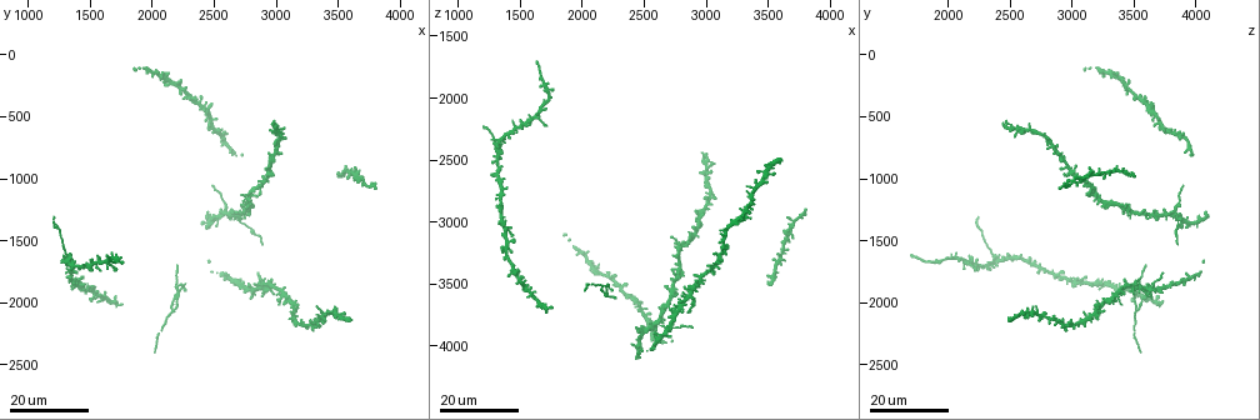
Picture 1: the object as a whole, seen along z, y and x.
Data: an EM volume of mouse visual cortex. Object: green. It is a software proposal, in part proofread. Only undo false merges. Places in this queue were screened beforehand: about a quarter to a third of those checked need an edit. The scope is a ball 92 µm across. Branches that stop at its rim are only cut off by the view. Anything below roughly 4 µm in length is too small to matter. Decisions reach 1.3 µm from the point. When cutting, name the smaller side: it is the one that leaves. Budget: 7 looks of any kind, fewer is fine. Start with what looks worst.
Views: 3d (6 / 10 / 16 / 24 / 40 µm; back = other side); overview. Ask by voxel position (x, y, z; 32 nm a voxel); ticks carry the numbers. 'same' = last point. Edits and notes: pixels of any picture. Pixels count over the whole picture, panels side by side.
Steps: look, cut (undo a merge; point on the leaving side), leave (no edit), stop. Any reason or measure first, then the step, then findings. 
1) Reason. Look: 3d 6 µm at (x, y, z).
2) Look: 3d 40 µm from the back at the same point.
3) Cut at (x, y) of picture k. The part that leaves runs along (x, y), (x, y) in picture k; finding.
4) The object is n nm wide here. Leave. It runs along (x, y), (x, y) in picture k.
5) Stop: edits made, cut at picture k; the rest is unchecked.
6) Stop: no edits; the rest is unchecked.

Three arms meet. Look: 3d 16 µm at (2160, 2060, 3500).

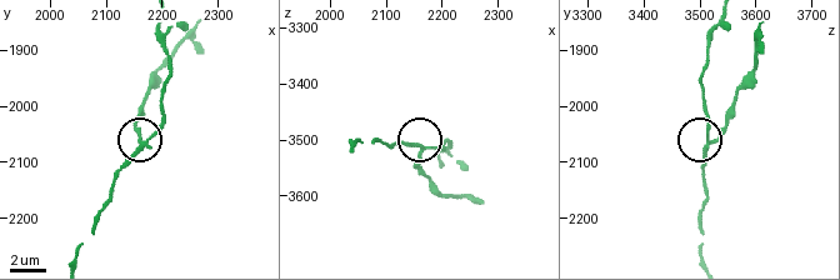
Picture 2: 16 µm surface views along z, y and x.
Look: 3d 10 µm at (2170, 2065, 3510).

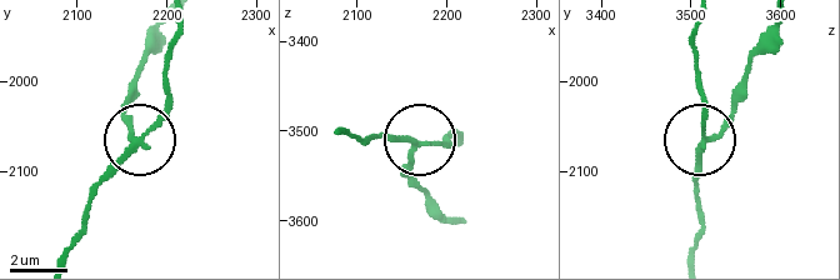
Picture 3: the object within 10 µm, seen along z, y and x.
3 arms meet here. Cut at (125, 111) of picture 3. The part that leaves runs along (134, 136), (126, 95), (155, 24) in picture 3; two cells meet here.

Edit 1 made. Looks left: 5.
Two arms at a narrow angle. Look: 3d 24 µm at (1320, 1640, 2380).

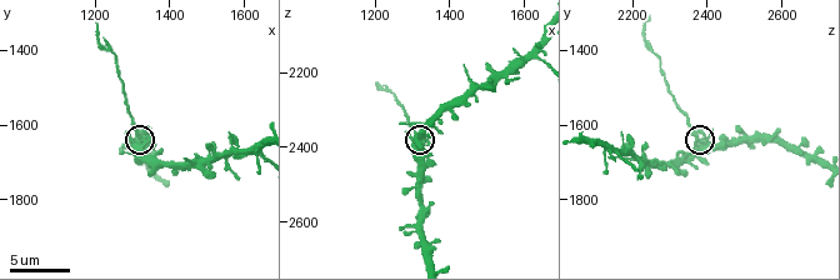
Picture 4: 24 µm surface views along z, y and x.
Look: 3d 10 µm at (1330, 1640, 2380).

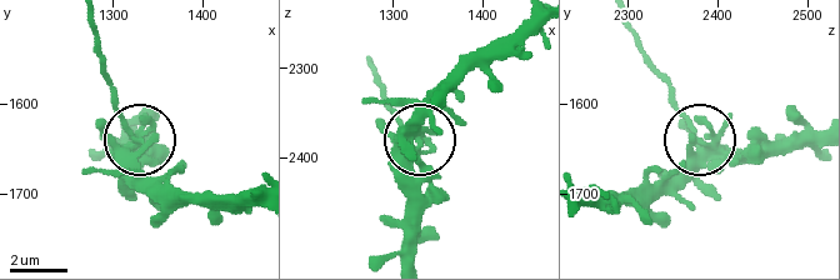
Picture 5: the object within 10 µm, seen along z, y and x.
The object is 270 nm wide here. Cut at (114, 109) of picture 5. The part that leaves runs along (131, 138), (94, 25) in picture 5; a second cell is stuck on.

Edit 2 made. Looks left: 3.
Look: overview.

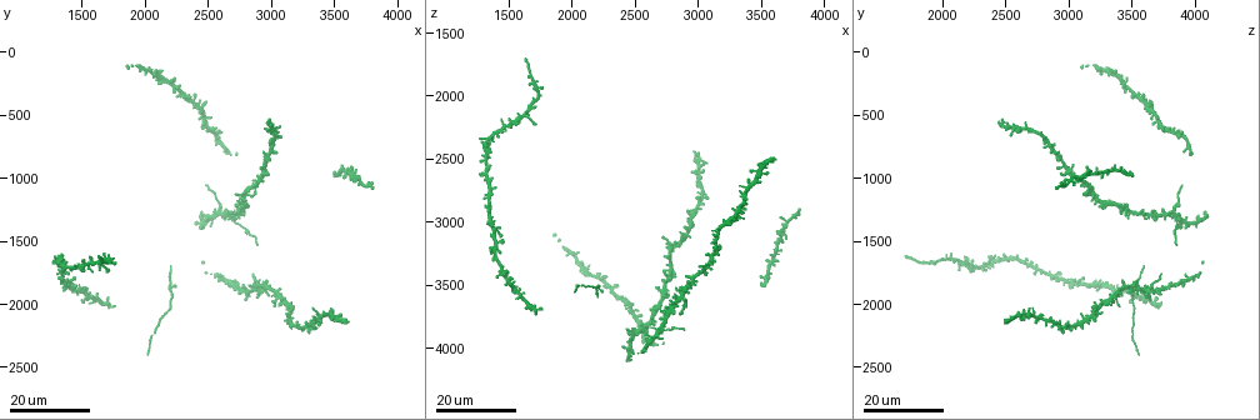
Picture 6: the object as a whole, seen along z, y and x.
Thin arm on a thick one. Look: 3d 16 µm at (2580, 1200, 3860).

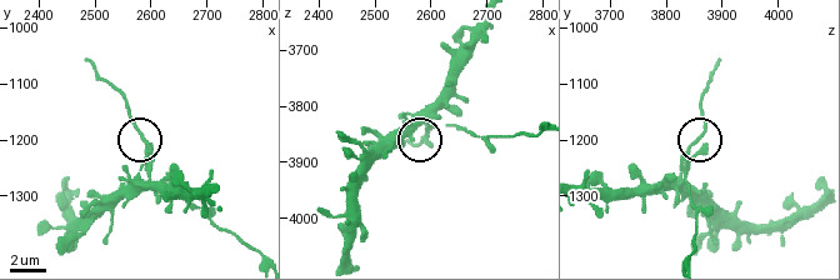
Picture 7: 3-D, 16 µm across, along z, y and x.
Zoom in. Look: 3d 6 µm at (2590, 1205, 3850).

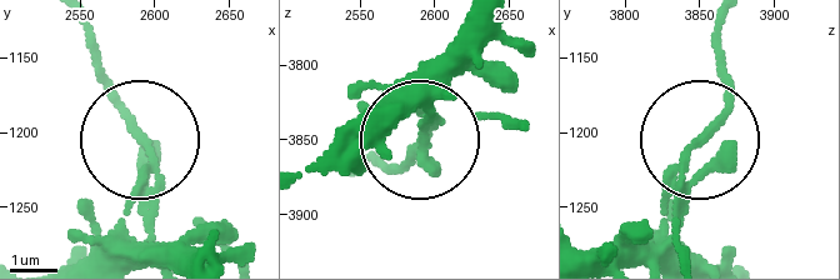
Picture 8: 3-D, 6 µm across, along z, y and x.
3 arms meet here. Cut at (128, 123) of picture 8. A second cell is stuck on.

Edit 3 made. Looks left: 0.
Stop: edits made, cut at picture 3, cut at picture 5, cut at picture 8; the rest is unchecked.

